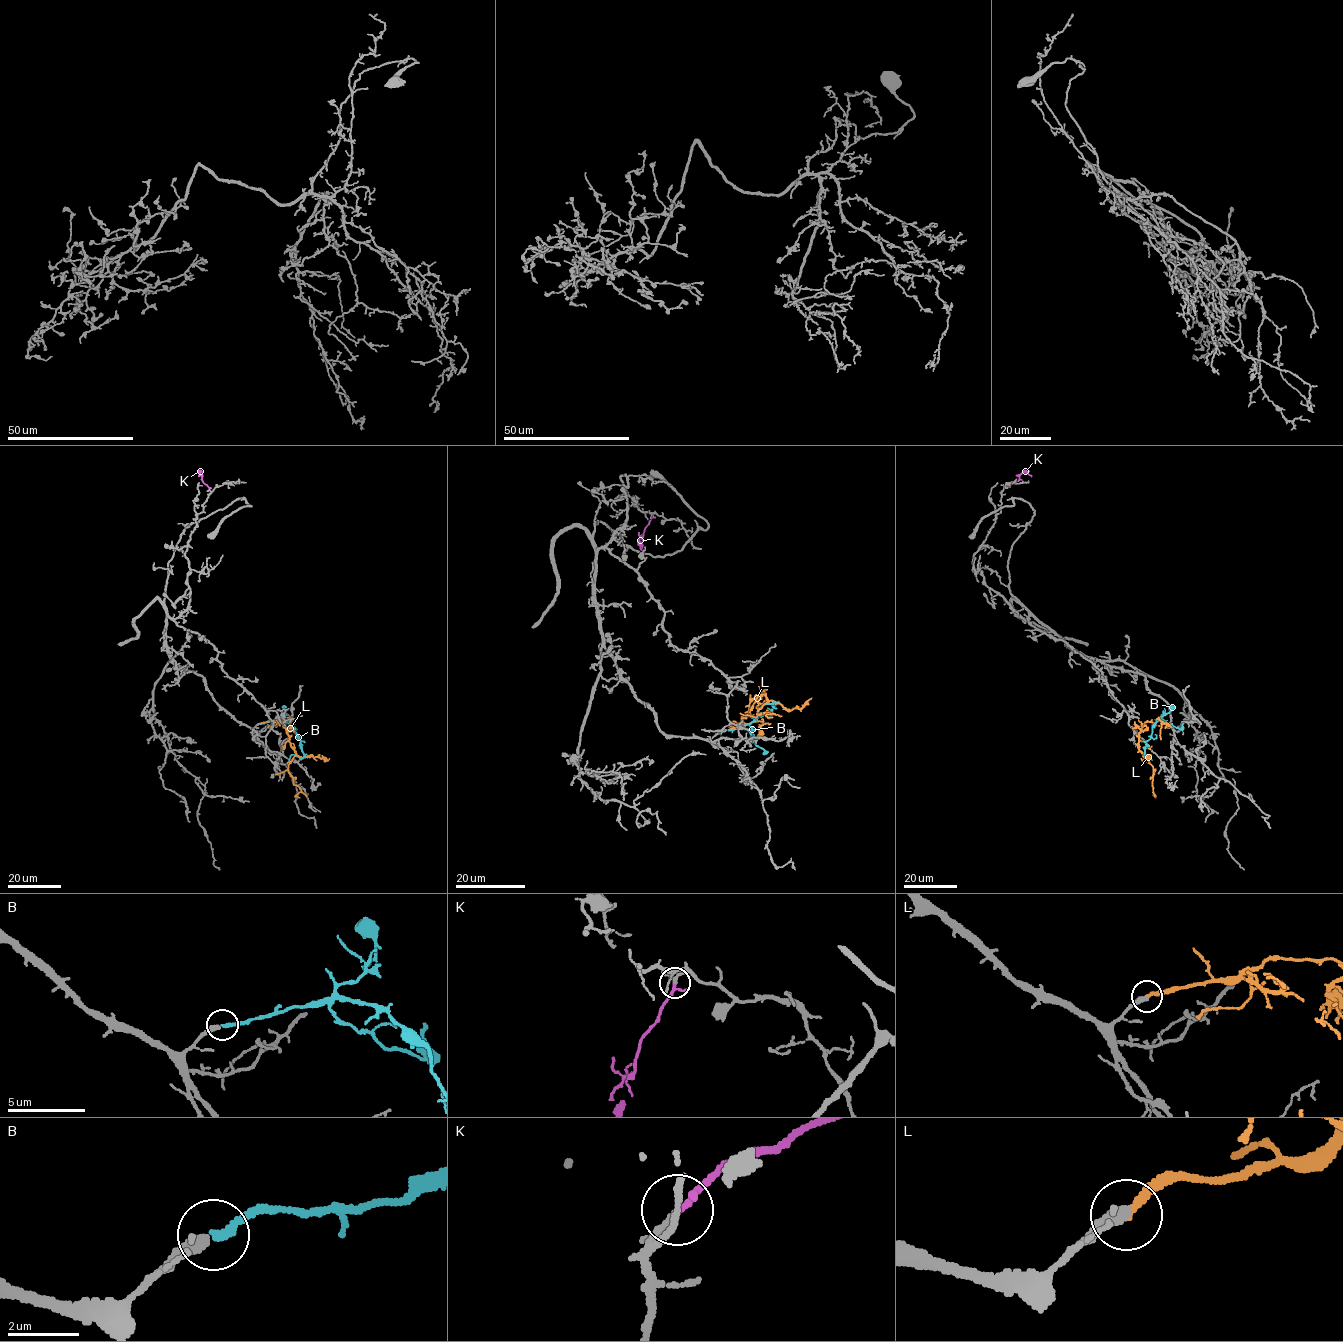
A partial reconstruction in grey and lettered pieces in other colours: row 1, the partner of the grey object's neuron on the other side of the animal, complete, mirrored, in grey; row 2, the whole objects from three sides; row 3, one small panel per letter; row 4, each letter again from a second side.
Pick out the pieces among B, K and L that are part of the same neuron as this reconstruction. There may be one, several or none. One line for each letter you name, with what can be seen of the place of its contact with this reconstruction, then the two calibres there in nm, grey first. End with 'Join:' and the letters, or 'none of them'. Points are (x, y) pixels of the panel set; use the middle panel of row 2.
B: (719, 732) | 300/220 nm
K: (652, 515) | 150/200 nm
Join: B, K

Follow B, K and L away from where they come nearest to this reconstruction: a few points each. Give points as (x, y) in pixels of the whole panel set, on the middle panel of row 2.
B: (719, 732), (750, 724), (771, 711), (778, 702), (763, 704), (757, 713)
K: (652, 516), (638, 541), (644, 552)
L: (718, 733), (736, 727), (757, 695), (764, 694), (767, 700), (757, 713), (774, 713), (765, 715), (772, 717)

